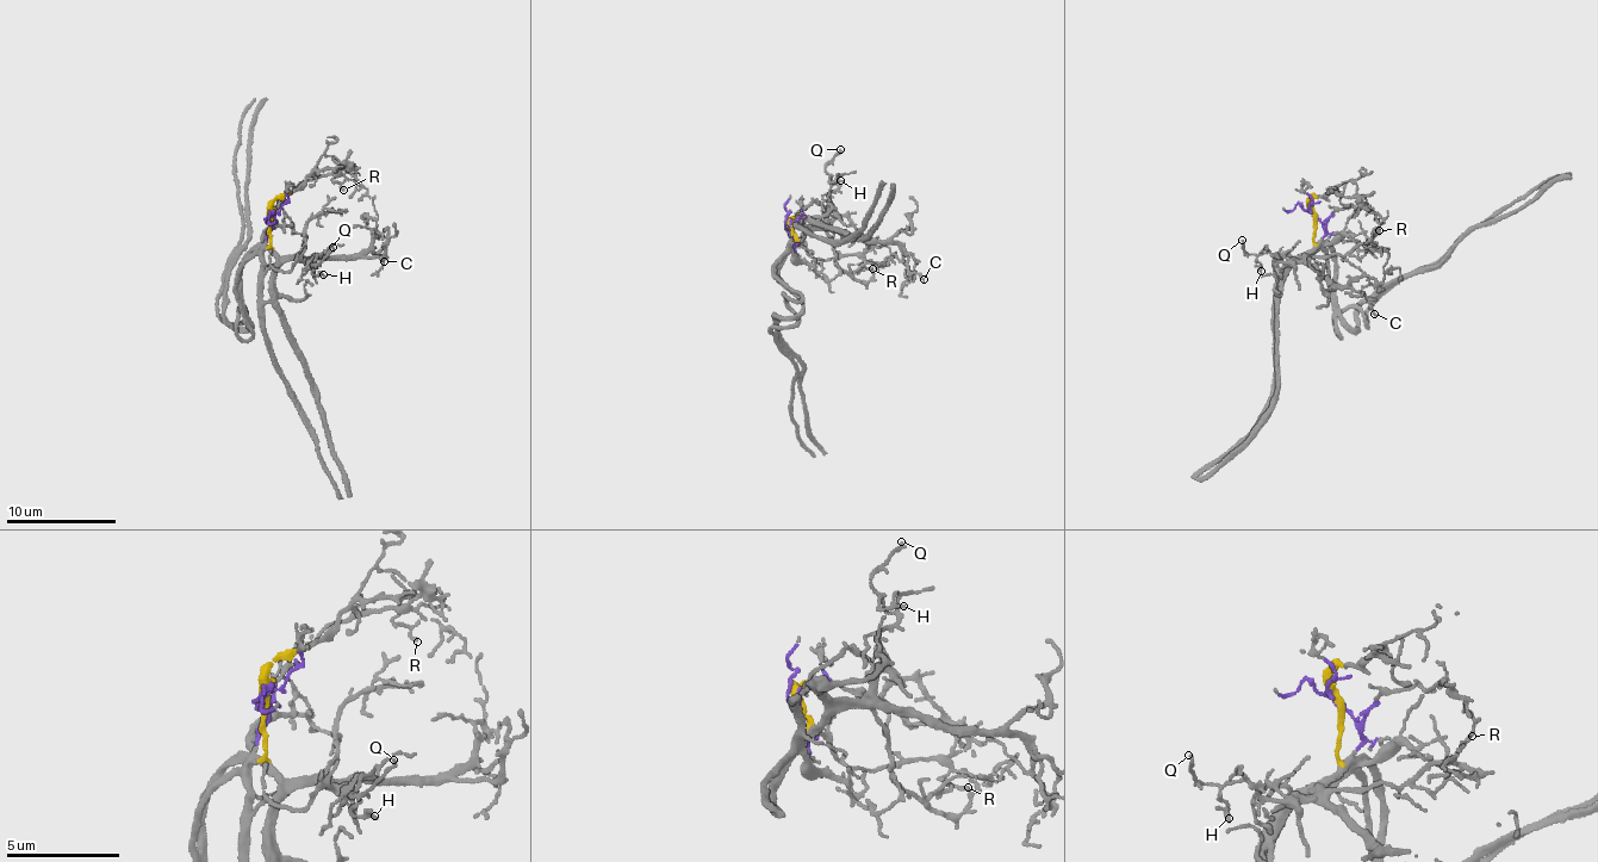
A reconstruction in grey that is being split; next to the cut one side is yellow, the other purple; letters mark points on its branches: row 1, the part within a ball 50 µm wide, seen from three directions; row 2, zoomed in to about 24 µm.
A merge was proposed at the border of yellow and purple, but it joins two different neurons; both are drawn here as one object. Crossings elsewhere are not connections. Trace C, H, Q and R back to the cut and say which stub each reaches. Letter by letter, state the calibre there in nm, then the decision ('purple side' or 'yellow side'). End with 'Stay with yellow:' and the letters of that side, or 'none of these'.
C: 140 nm | yellow side
H: 190 nm | yellow side
Q: 130 nm | yellow side
R: 130 nm | purple side
Stay with yellow: C, H, Q

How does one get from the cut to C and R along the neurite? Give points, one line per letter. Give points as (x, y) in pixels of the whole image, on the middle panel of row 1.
C: (790, 224), (796, 237), (812, 231), (846, 229), (860, 237), (893, 241), (905, 252), (908, 268), (924, 280)
R: (790, 224), (789, 234), (806, 247), (806, 252), (825, 260), (856, 255), (863, 267), (872, 270)

